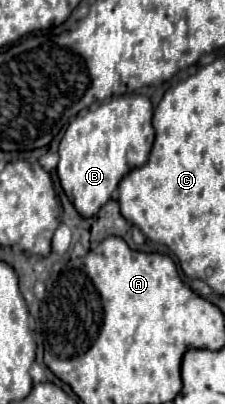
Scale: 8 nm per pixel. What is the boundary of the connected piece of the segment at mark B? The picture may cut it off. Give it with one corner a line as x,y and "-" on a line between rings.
140,93
114,97
98,109
88,111
84,117
76,117
60,141
60,161
56,171
78,213
84,217
98,213
98,209
112,197
112,191
118,187
120,179
130,169
148,161
152,141
152,103

